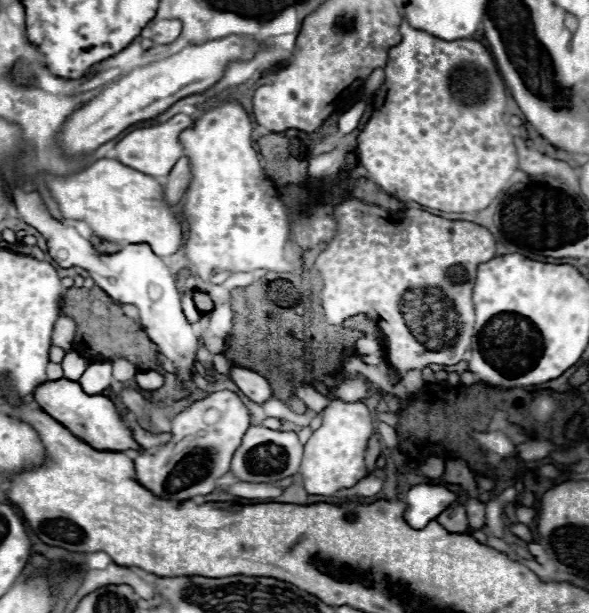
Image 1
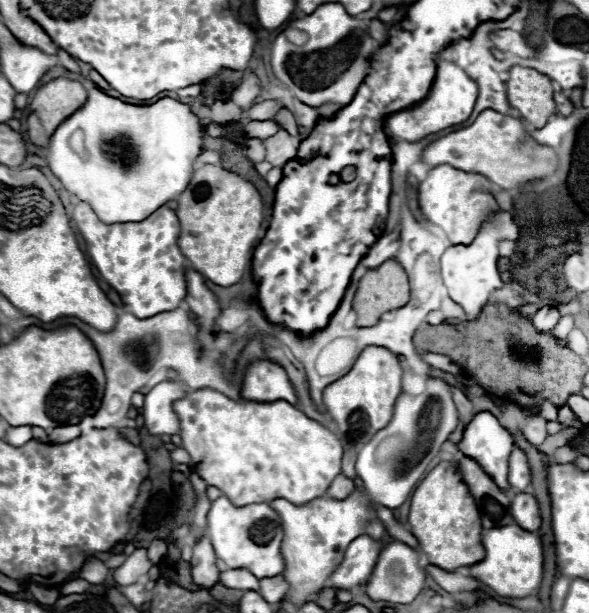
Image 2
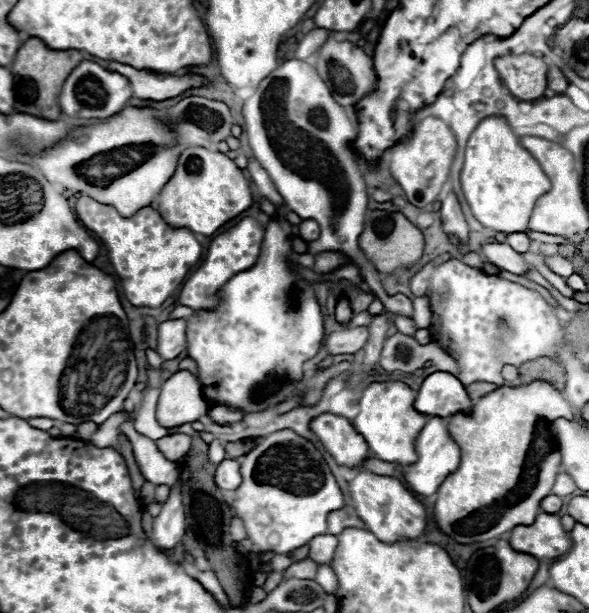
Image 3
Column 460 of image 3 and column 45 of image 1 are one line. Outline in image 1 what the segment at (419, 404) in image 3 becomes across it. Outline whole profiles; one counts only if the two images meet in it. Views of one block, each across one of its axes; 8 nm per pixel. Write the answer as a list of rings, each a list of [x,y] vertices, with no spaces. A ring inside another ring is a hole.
[[[54,380],[54,382],[44,382],[34,390],[34,398],[38,402],[38,406],[52,416],[56,422],[60,422],[64,428],[68,428],[74,436],[78,436],[80,440],[84,440],[86,444],[90,444],[96,450],[110,450],[110,452],[124,452],[124,450],[136,450],[136,452],[144,452],[142,446],[134,440],[132,428],[126,426],[126,422],[122,420],[116,404],[102,394],[90,396],[86,394],[78,382],[72,380]]]

